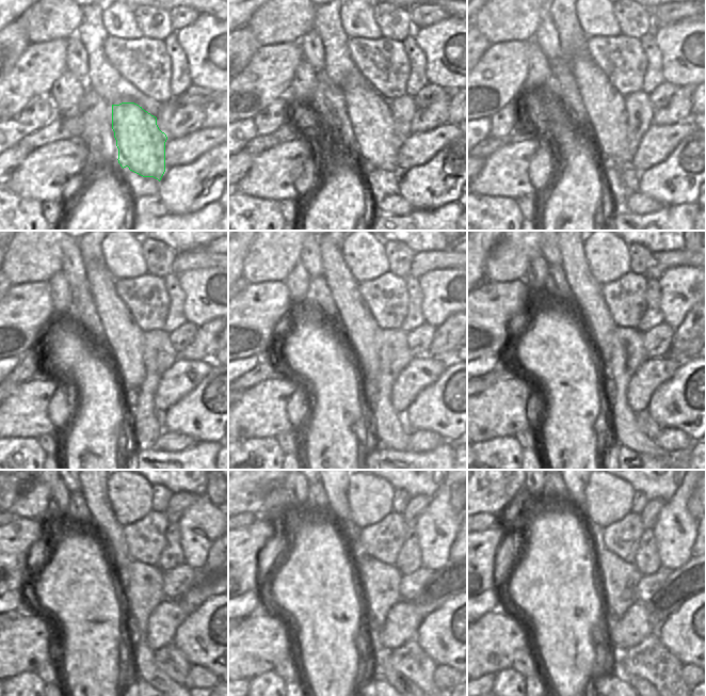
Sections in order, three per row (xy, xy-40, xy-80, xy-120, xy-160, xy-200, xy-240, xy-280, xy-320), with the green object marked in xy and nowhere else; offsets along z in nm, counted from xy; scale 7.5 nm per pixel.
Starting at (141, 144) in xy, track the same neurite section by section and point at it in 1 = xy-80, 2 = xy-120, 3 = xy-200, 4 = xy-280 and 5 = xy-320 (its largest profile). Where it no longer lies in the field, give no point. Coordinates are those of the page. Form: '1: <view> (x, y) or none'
1: xy-80 (605, 108)
2: xy-120 (125, 341)
3: xy-200 (593, 315)
4: xy-280 (336, 491)
5: xy-320 (575, 493)

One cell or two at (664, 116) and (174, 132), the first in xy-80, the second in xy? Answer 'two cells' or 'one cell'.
one cell

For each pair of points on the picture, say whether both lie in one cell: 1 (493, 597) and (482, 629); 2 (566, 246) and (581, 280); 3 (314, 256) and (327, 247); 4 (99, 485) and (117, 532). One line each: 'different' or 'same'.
1: different
2: same
3: different
4: same

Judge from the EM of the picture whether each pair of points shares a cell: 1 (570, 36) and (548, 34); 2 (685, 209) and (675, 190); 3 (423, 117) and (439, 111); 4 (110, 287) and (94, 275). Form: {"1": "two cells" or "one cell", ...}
{"1": "two cells", "2": "two cells", "3": "one cell", "4": "one cell"}

